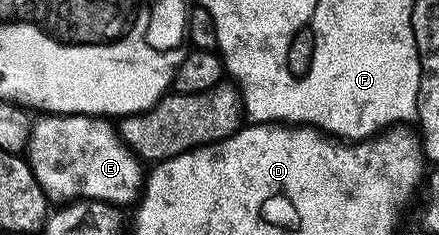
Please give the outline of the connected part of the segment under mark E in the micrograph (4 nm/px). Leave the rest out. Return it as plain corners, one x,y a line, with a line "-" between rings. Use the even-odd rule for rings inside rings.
44,114
32,125
26,159
52,202
77,198
104,200
113,206
131,205
141,195
146,179
141,161
125,147
115,127
99,116

